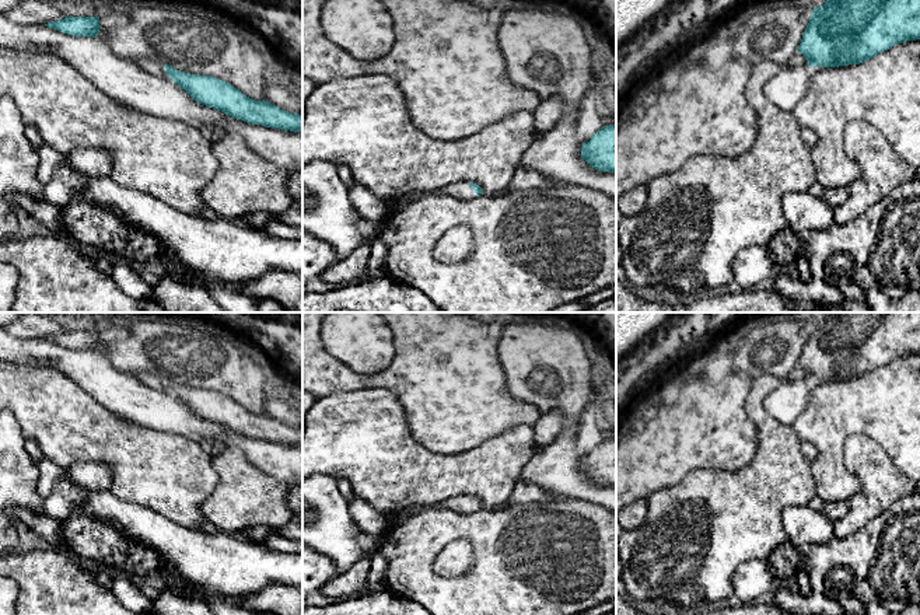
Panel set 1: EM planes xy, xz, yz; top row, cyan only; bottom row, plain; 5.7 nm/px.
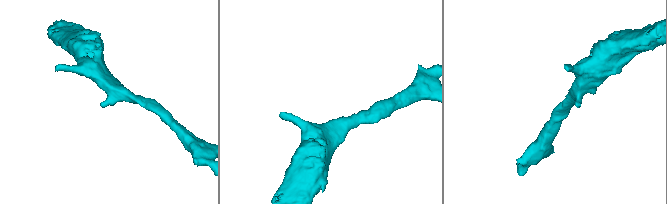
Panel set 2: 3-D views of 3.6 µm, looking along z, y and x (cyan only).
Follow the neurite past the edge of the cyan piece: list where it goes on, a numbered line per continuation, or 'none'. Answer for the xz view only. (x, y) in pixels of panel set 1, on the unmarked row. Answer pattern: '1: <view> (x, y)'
1: xz (458, 503)

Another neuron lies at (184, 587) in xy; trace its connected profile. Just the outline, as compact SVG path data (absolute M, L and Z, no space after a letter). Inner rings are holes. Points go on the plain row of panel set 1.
M167 580L167 584L169 591L181 593L185 595L196 595L200 598L196 588L188 580L183 580L183 581Z

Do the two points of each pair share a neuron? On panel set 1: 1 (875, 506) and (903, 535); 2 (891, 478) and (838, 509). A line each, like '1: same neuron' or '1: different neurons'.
1: different neurons
2: different neurons

